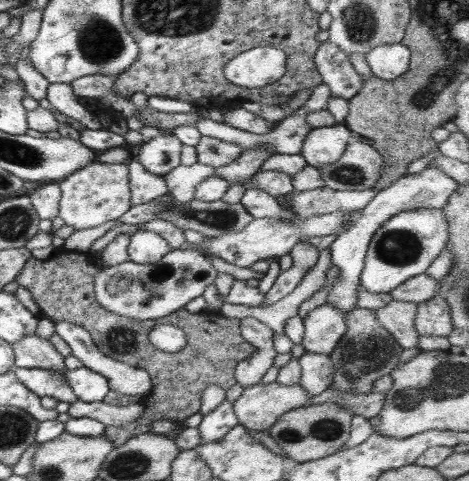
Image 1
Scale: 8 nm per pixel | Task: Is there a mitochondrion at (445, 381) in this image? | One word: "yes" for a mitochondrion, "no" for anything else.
yes

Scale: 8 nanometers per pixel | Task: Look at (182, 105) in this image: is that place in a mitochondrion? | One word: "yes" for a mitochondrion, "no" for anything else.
no

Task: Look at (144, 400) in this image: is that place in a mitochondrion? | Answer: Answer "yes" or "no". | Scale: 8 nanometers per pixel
no

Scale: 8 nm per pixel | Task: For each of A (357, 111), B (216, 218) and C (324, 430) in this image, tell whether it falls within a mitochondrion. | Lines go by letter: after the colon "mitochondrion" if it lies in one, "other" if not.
A: other
B: mitochondrion
C: mitochondrion

